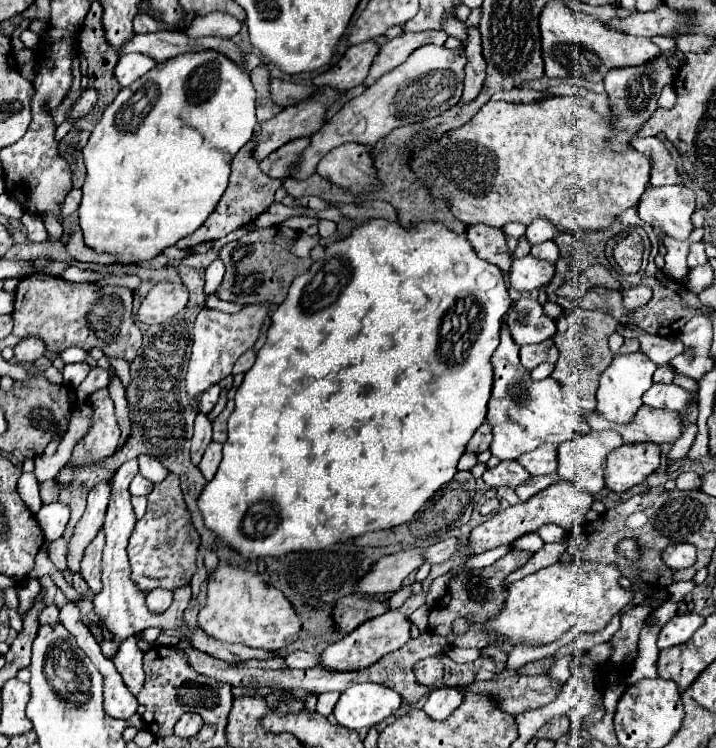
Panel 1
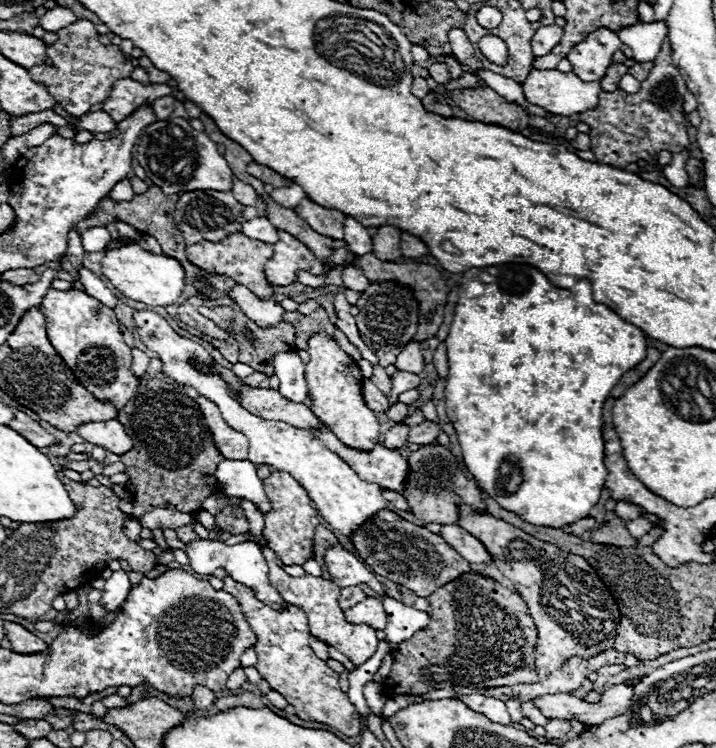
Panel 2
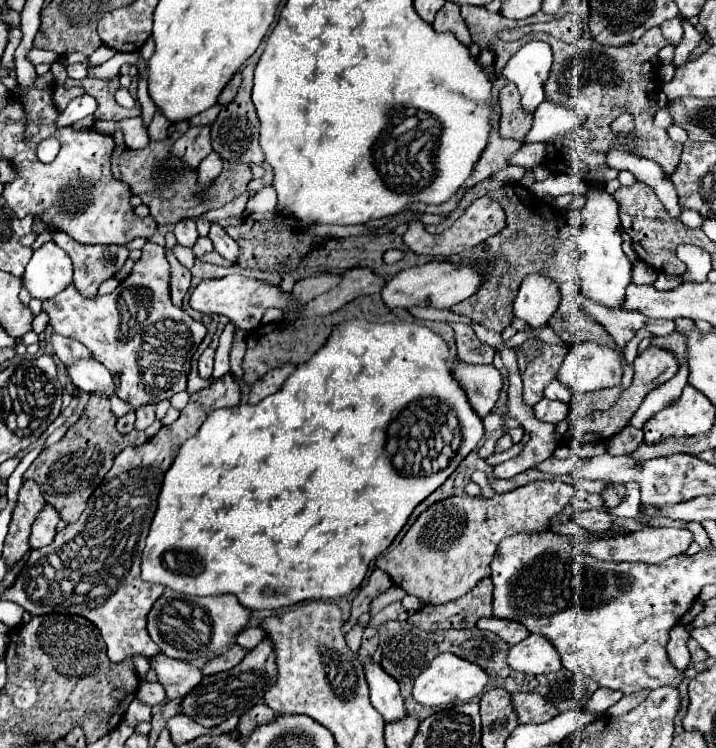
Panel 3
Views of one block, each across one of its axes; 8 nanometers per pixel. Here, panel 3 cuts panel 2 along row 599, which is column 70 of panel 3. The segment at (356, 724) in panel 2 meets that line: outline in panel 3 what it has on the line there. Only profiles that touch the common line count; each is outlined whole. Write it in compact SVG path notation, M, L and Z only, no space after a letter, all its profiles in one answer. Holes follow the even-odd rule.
M60 230L54 232L52 240L70 254L74 262L74 284L86 296L96 294L98 286L106 278L110 278L118 268L122 268L122 264L128 258L126 246L120 248L120 246L80 244Z

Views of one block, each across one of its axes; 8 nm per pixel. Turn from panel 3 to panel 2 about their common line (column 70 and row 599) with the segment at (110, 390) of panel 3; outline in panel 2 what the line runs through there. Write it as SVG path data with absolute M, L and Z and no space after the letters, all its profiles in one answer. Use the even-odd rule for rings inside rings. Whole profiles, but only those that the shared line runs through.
M366 596L354 608L346 610L346 620L352 624L370 624L374 630L384 630L386 628L384 604L376 596Z

